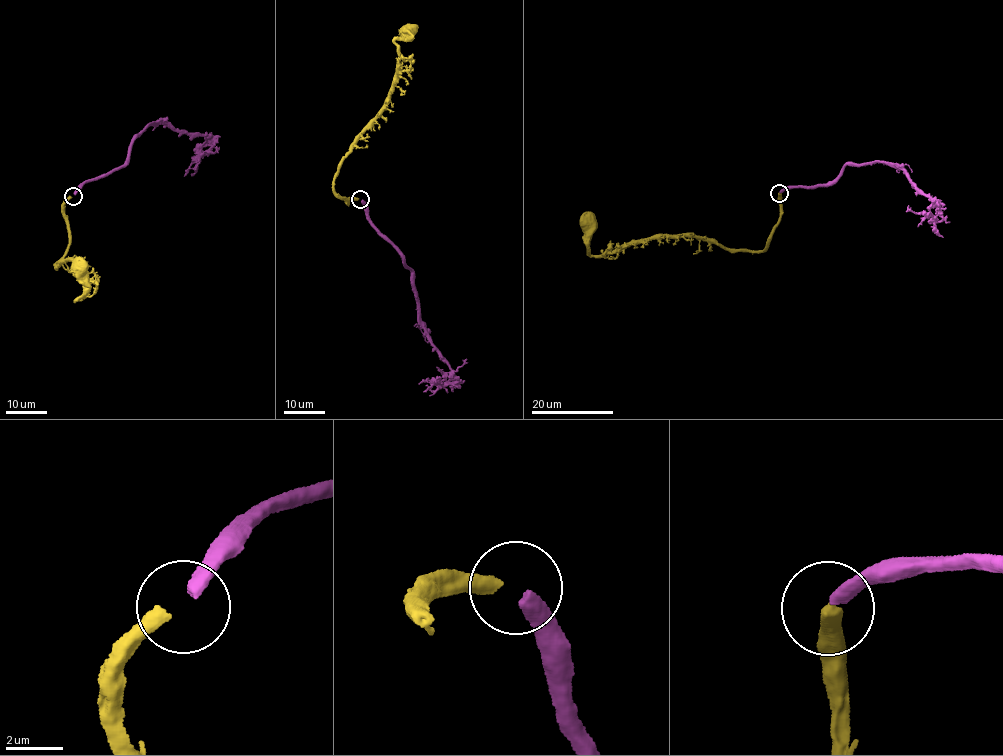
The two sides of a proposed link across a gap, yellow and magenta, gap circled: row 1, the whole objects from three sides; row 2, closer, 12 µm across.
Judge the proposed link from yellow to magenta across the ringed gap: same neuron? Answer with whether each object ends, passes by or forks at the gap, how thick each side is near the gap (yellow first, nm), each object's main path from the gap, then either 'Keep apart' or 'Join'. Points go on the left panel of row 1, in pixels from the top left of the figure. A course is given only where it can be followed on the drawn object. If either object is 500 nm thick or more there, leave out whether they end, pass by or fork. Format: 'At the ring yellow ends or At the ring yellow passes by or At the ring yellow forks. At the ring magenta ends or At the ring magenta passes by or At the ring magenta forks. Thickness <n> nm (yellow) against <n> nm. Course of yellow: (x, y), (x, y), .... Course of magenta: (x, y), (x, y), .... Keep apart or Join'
At the ring yellow ends. At the ring magenta ends. Thickness 440 nm (yellow) against 460 nm. Course of yellow: (71, 197), (67, 252), (53, 265), (80, 267), (85, 290), (76, 299), (85, 287), (81, 270). Course of magenta: (75, 194), (88, 181), (125, 163), (129, 144), (147, 126), (163, 120), (176, 129), (207, 136), (184, 175). Join

